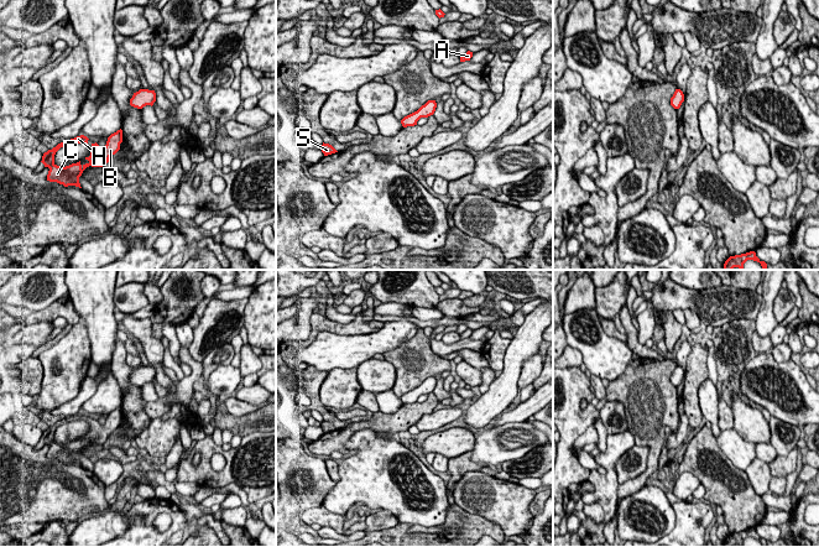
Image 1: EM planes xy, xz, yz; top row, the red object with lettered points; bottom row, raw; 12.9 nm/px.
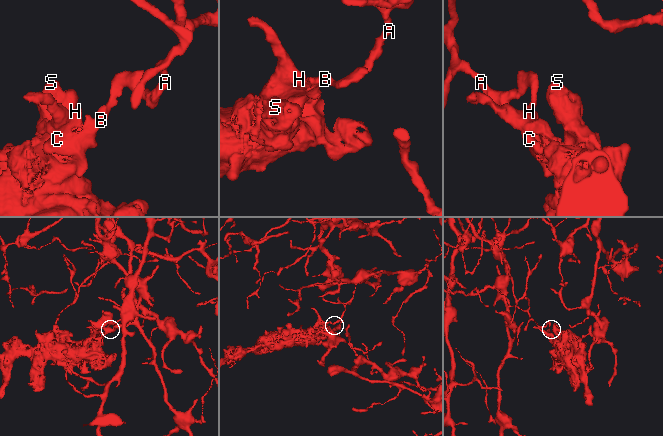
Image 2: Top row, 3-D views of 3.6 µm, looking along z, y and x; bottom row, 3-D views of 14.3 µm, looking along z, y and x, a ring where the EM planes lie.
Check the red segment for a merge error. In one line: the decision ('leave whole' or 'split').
split

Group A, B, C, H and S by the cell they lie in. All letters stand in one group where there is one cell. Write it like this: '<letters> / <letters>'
A / B C H S

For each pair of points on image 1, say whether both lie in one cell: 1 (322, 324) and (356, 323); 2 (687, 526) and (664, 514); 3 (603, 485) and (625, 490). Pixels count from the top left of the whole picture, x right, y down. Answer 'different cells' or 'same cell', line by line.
1: same cell
2: different cells
3: different cells

